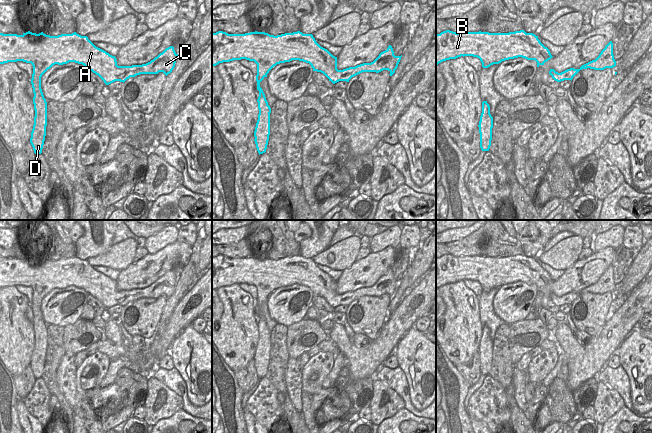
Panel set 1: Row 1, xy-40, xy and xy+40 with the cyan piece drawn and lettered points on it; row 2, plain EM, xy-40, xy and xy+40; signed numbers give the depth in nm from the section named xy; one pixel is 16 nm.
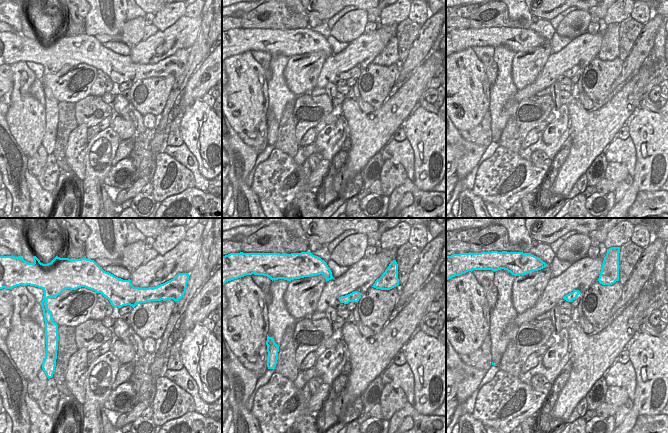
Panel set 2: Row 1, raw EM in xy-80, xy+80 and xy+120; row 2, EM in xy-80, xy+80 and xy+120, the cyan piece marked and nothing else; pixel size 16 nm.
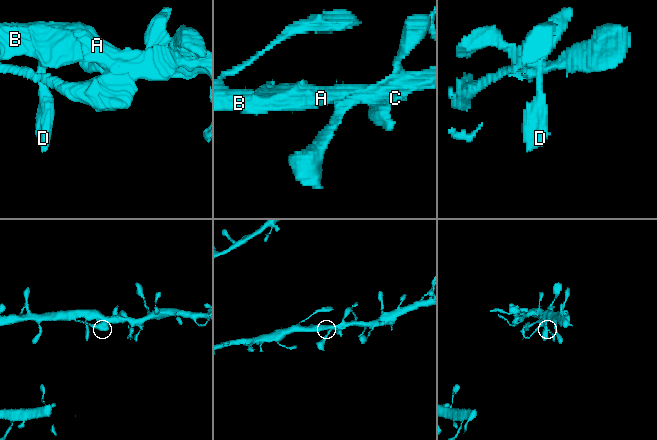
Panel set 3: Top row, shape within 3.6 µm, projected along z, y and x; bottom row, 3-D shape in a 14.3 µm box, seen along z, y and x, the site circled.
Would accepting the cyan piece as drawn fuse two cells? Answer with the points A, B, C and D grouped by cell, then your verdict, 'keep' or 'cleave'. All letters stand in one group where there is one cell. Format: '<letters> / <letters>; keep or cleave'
A B C D; keep

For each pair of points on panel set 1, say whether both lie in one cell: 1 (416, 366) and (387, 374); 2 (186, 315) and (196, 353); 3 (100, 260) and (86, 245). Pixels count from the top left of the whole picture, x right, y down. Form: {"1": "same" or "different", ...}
{"1": "different", "2": "different", "3": "different"}

